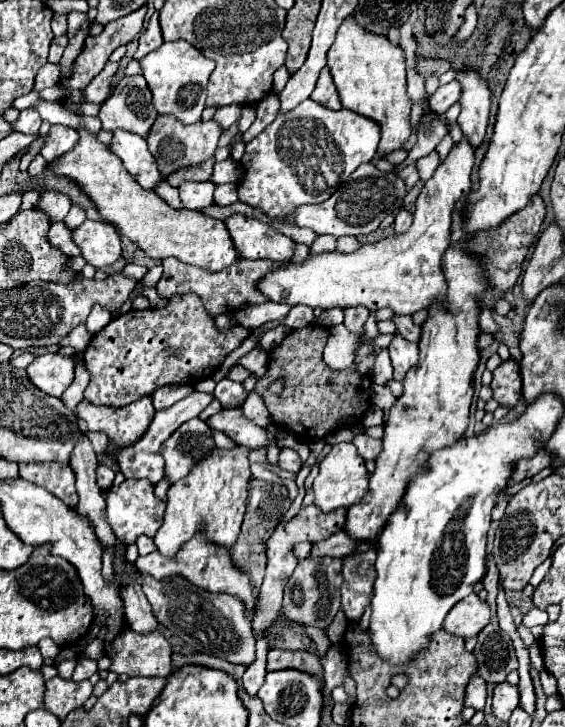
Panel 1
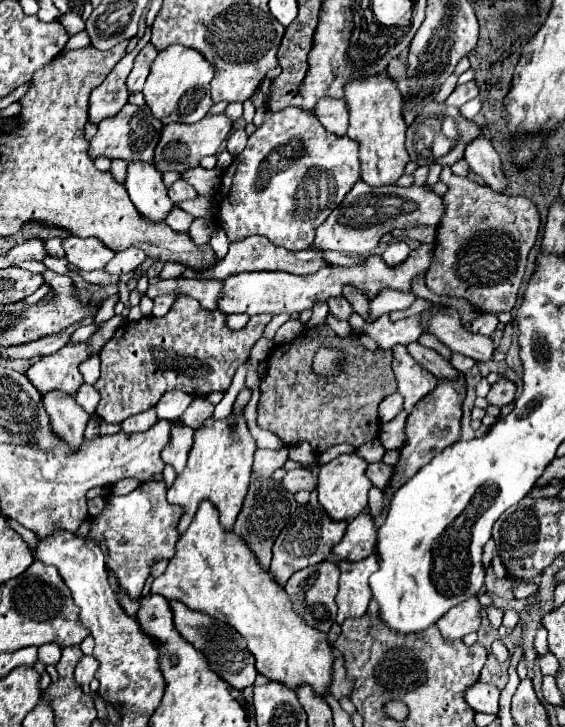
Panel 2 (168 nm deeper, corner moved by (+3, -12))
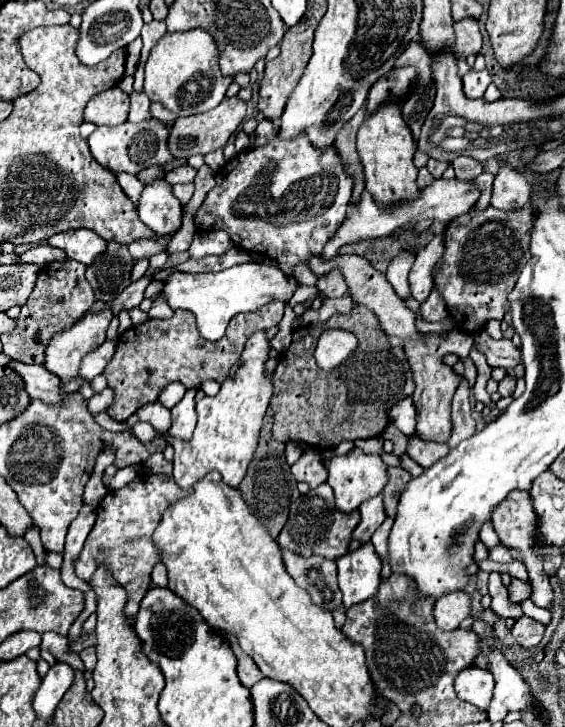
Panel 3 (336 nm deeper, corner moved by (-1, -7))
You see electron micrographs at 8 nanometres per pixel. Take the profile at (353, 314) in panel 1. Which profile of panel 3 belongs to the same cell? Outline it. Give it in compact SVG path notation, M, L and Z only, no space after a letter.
M339 269L329 271L327 275L317 279L317 289L325 295L325 297L343 297L347 293L347 283L343 279L343 273Z

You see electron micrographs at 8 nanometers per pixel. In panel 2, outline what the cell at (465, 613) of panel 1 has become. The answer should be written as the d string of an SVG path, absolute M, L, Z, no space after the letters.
M477 598L465 600L463 604L455 606L437 624L439 630L441 630L441 636L445 640L453 642L453 640L463 640L471 632L477 632L477 628L479 628L479 610L481 610L481 604L479 604Z

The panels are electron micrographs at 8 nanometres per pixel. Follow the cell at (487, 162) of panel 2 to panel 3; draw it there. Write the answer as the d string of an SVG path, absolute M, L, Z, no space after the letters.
M503 165L495 175L491 205L501 211L515 211L529 205L529 199L531 199L531 185L527 183L527 177Z

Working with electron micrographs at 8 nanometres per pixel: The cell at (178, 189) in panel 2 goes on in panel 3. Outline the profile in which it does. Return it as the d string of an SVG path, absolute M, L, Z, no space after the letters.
M183 165L183 167L177 167L169 173L165 173L165 181L171 183L171 185L177 185L177 183L191 183L195 179L195 169L189 167L189 165Z

